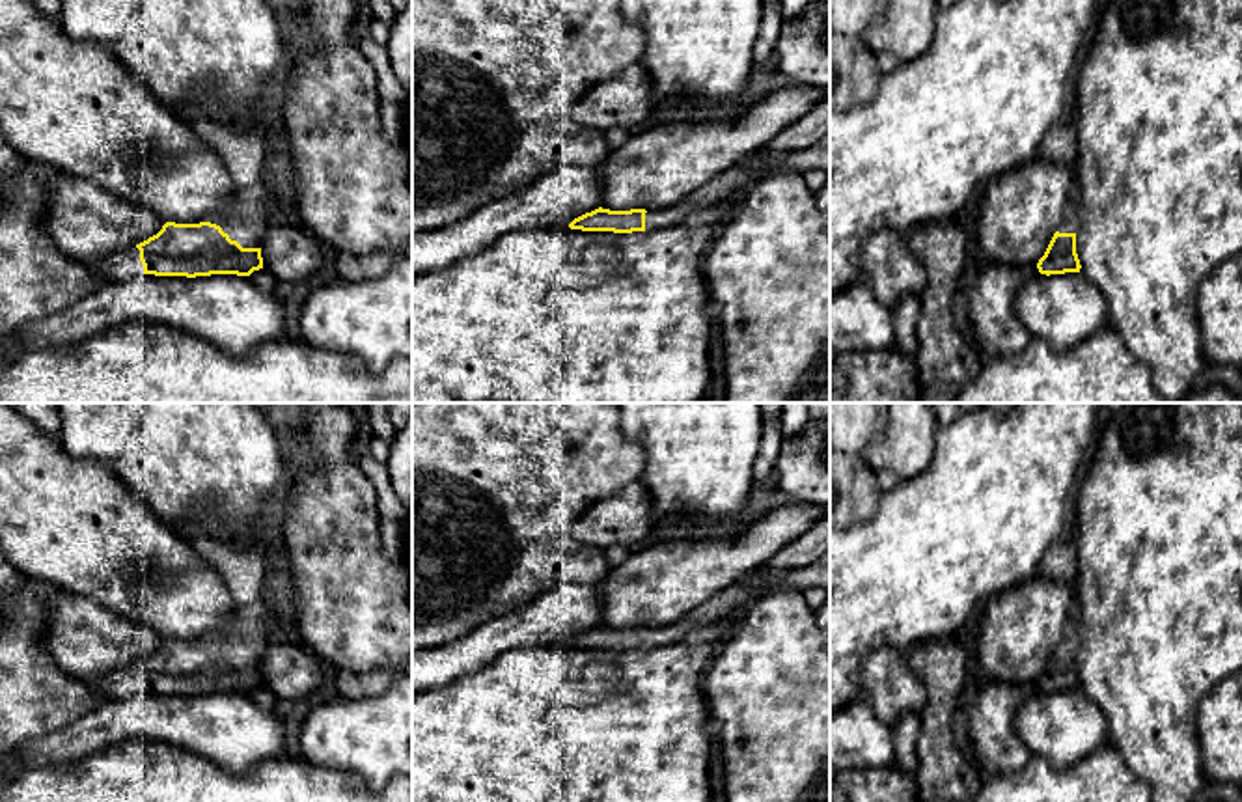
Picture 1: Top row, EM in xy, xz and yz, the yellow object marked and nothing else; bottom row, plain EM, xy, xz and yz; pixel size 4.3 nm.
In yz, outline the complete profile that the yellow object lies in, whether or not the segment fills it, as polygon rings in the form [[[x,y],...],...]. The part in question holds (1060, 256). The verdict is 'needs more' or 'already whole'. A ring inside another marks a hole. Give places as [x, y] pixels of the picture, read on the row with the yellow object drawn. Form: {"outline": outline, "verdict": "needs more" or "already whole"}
{"outline": [[[1072,192],[1063,209],[1061,222],[1054,233],[1044,256],[1039,259],[1037,269],[1041,274],[1065,274],[1080,272],[1082,265],[1076,254],[1076,233],[1080,228],[1082,213]]], "verdict": "needs more"}

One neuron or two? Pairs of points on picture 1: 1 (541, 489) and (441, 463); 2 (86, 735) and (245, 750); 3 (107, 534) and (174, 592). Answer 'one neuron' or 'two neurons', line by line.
1: one neuron
2: one neuron
3: one neuron

